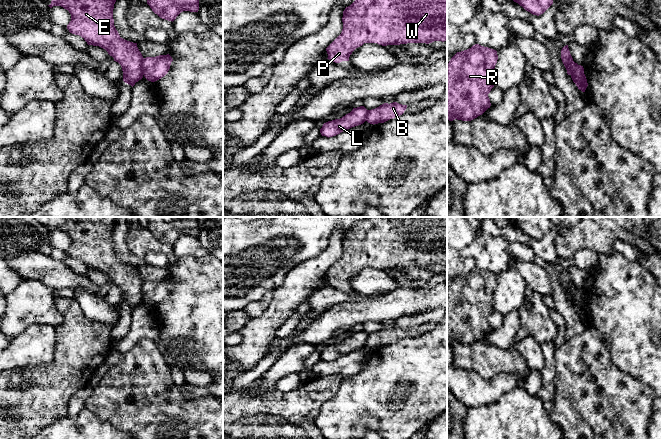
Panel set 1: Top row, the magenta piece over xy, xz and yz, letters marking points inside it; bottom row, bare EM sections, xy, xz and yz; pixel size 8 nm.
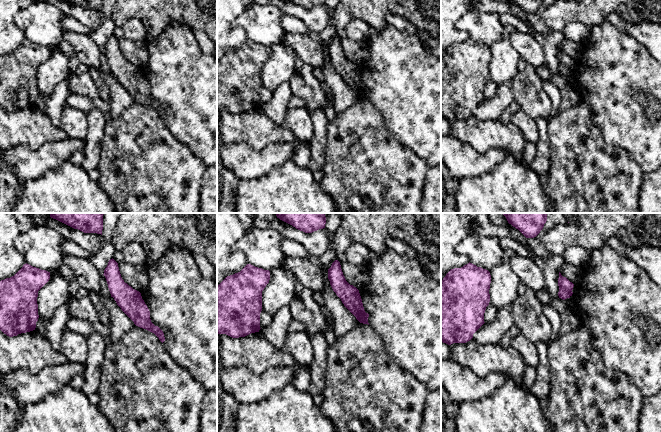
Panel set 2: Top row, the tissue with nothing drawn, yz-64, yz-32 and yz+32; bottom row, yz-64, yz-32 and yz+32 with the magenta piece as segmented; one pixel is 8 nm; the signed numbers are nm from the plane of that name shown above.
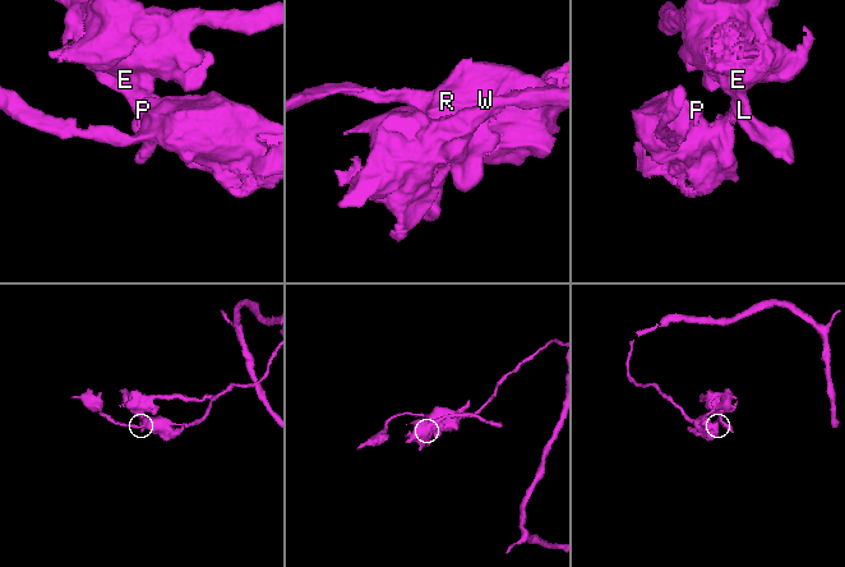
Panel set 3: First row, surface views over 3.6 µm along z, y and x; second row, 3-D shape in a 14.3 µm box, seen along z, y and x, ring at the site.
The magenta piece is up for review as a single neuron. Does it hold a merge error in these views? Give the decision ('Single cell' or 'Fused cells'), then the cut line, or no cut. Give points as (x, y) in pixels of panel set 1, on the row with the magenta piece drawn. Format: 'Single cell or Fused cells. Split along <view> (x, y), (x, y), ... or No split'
Fused cells. Split along xy (144, 58), (142, 61), (142, 74)

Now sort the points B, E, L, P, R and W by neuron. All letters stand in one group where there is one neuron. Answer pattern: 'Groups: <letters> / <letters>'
Groups: B P R W / E L

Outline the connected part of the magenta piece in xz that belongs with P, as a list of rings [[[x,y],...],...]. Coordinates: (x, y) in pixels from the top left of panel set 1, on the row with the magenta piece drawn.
[[[355,0],[343,11],[341,34],[326,48],[329,60],[349,61],[352,52],[364,43],[382,46],[407,43],[432,43],[447,40],[447,0]]]

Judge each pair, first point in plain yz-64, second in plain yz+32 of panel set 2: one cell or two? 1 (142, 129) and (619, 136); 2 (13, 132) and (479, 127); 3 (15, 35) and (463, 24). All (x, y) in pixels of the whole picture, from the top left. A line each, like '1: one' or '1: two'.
1: two
2: one
3: two

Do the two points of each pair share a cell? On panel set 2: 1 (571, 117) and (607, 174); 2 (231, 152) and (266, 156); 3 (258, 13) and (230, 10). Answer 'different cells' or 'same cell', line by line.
1: same cell
2: same cell
3: different cells

